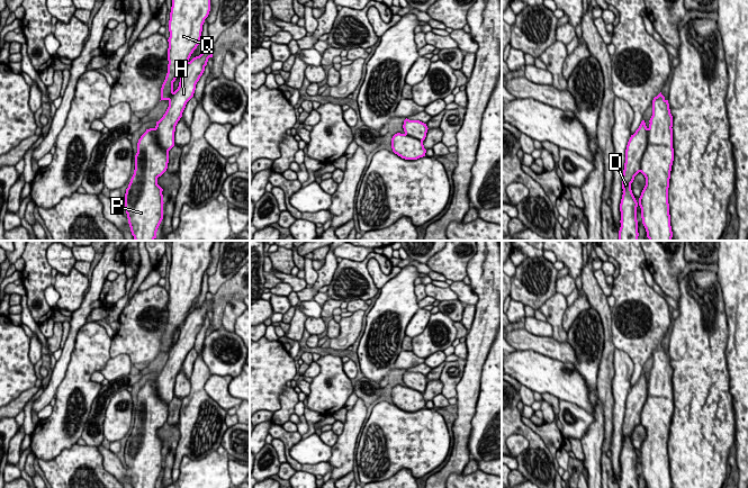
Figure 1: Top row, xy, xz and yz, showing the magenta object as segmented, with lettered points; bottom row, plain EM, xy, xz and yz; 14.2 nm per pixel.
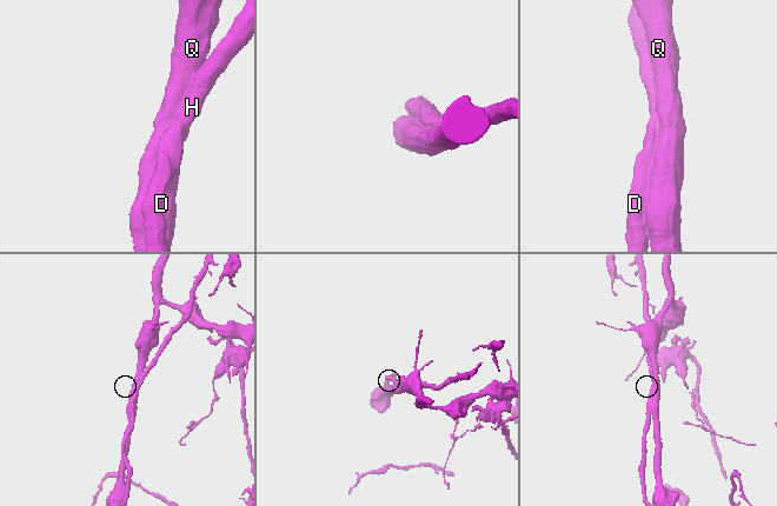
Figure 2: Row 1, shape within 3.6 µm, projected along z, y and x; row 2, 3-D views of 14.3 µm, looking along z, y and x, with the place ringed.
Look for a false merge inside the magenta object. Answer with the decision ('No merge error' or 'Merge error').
Merge error

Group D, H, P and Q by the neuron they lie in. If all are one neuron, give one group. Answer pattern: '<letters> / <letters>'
D H / P Q

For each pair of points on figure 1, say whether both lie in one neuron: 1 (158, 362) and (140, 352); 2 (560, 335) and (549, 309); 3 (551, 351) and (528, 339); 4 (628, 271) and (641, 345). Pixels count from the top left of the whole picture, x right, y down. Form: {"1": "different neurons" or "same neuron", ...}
{"1": "different neurons", "2": "same neuron", "3": "same neuron", "4": "same neuron"}

